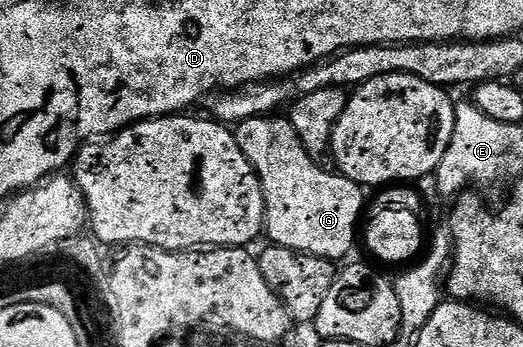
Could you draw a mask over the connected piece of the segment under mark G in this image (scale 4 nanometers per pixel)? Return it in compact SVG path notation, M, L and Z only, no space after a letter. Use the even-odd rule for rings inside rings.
M259 115L255 119L247 119L243 123L238 124L234 128L235 140L241 145L241 149L245 153L245 157L253 165L253 169L258 173L259 180L263 186L263 196L265 197L265 209L267 210L267 221L265 224L265 235L274 246L284 247L285 249L293 249L294 251L300 251L306 255L312 255L313 257L325 257L326 259L333 259L336 261L342 261L347 254L355 247L355 230L360 230L361 219L359 223L359 214L363 211L363 194L365 194L364 188L360 184L354 183L352 179L347 179L344 175L336 173L334 170L322 171L319 168L320 164L316 160L312 159L311 155L303 148L303 142L301 137L297 137L297 129L293 129L290 118L283 117L283 119L275 119L279 117L272 117L271 115Z

